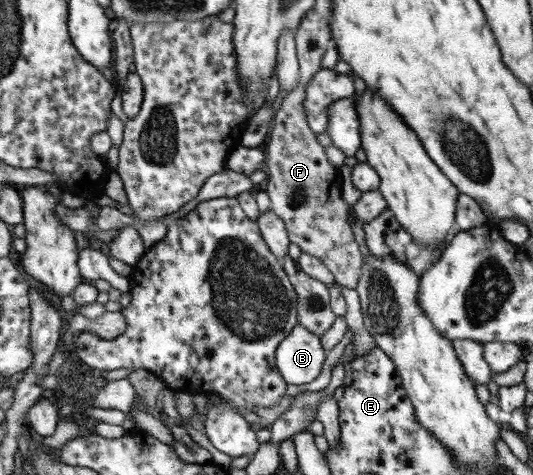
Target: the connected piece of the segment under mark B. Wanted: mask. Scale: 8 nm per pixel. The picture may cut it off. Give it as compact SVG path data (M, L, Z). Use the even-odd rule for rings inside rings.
M299 323L277 348L277 367L289 385L307 385L321 375L327 354L320 336Z

